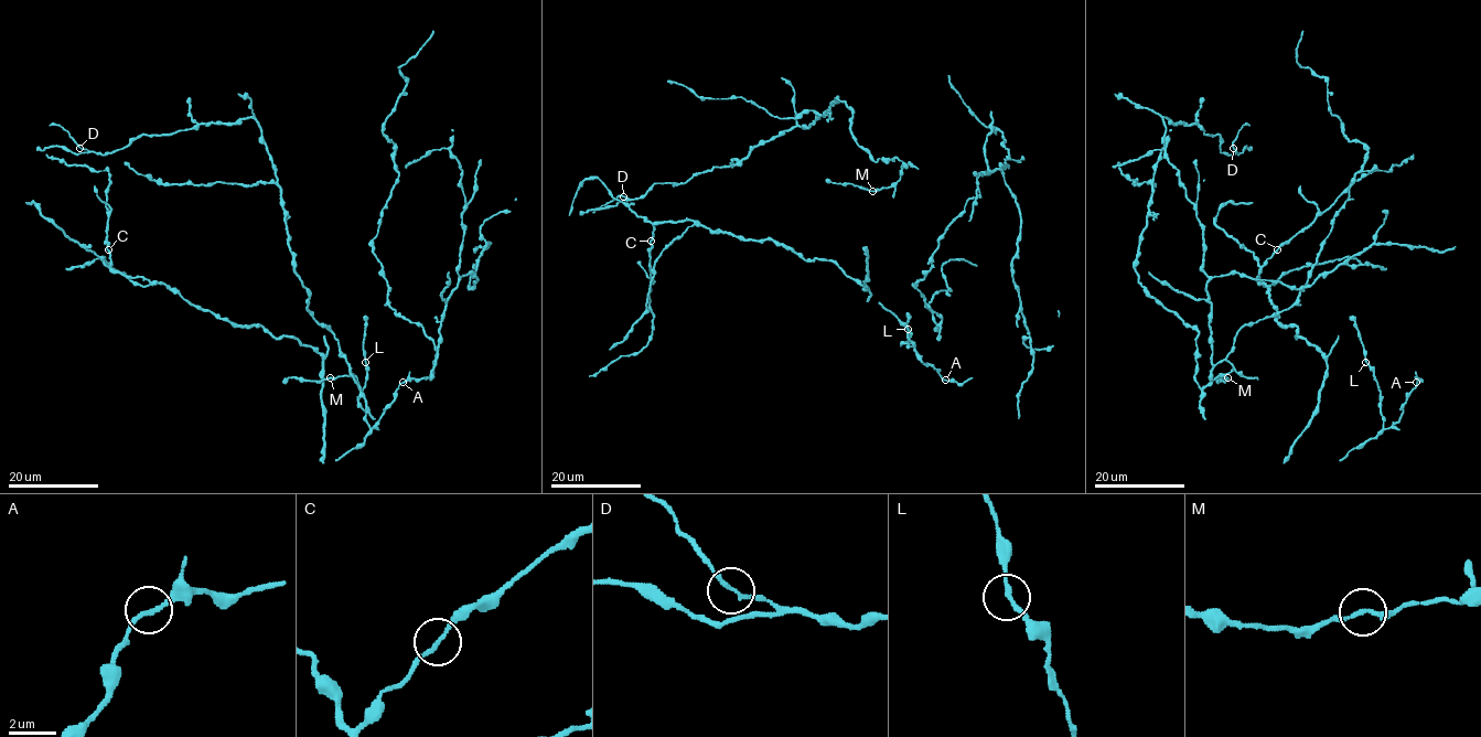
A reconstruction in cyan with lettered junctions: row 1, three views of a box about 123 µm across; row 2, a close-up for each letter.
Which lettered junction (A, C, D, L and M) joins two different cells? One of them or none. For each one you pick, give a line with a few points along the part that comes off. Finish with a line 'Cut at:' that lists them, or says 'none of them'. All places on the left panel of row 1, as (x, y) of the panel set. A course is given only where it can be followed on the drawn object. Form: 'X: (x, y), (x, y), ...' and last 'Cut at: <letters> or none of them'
Cut at: none of them

